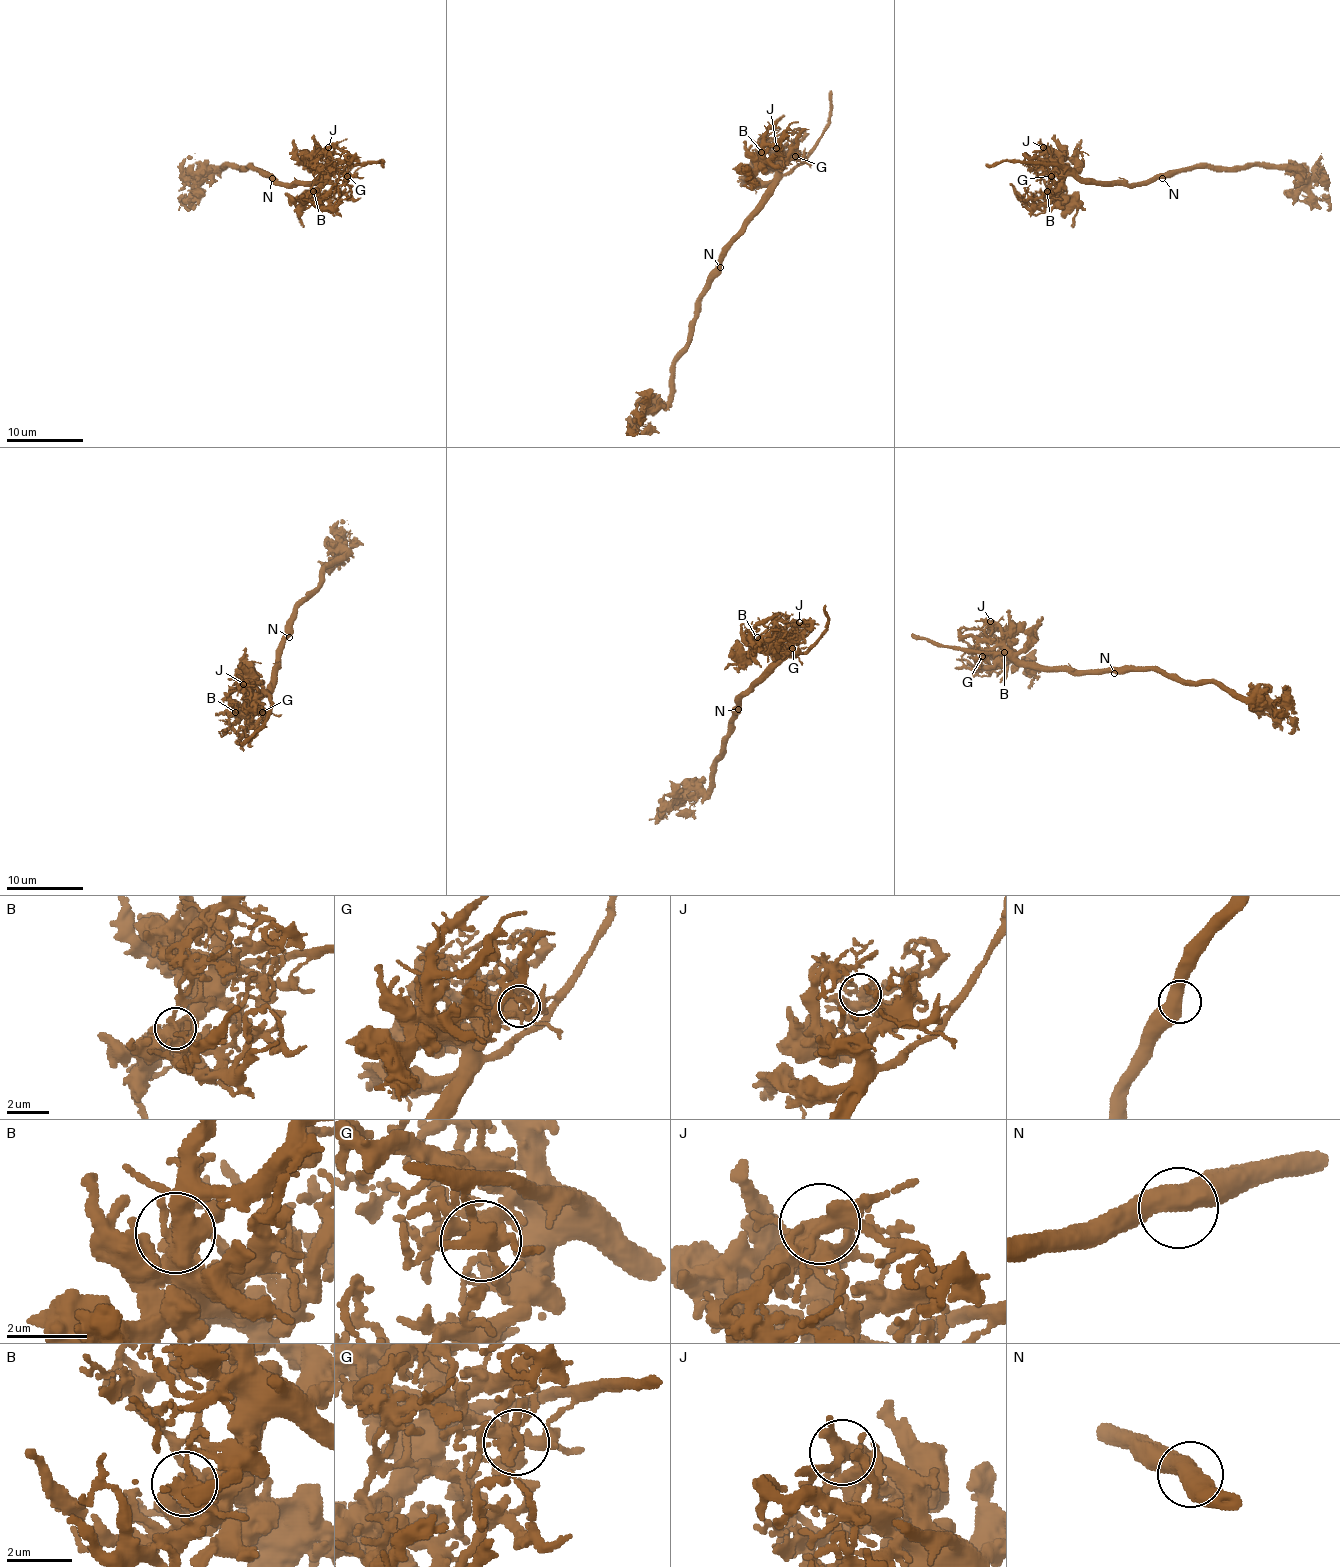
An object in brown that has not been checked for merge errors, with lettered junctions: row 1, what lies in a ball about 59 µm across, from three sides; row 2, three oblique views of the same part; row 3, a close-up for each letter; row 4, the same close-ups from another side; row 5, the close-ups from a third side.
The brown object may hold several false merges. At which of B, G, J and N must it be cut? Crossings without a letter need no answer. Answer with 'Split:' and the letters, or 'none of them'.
Split: none of them

